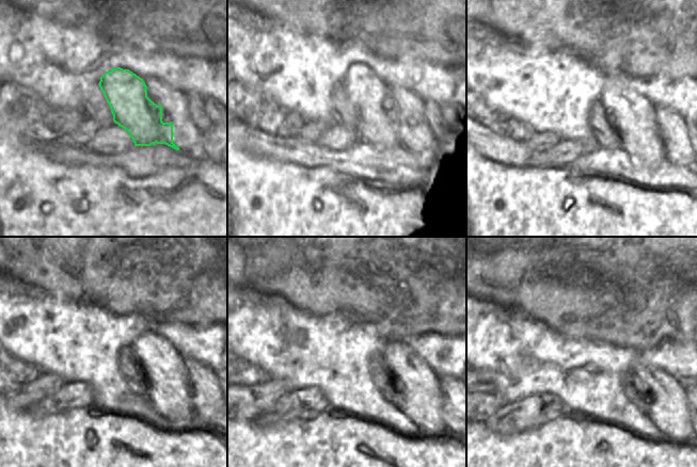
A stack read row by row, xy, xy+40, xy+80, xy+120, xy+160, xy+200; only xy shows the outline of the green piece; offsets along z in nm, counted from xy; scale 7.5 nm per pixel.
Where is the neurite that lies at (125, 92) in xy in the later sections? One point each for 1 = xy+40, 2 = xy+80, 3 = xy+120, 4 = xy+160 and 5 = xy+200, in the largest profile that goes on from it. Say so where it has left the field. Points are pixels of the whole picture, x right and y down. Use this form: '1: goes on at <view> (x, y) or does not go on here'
1: goes on at xy+40 (380, 123)
2: goes on at xy+80 (635, 121)
3: goes on at xy+120 (169, 390)
4: goes on at xy+160 (421, 399)
5: goes on at xy+200 (667, 406)

